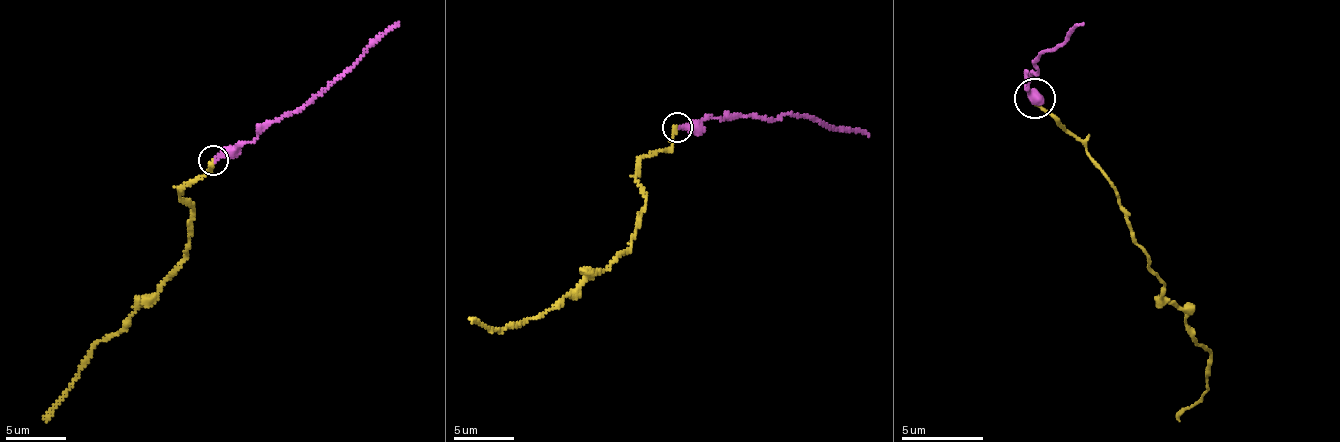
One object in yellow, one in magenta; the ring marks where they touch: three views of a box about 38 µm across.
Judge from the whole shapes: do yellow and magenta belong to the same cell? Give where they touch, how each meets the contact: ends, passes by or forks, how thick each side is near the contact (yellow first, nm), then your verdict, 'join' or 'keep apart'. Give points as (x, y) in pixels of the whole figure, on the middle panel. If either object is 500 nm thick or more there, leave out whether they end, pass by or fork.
place (677, 127); yellow ends; magenta ends; calibres 220 and 240 nm; join

